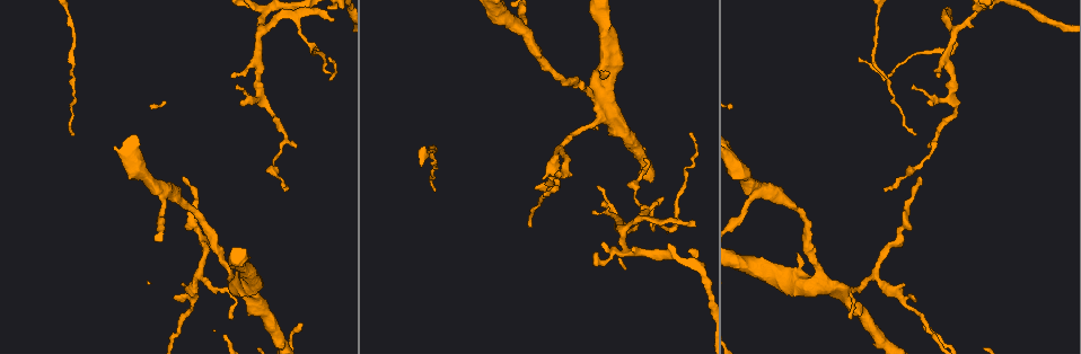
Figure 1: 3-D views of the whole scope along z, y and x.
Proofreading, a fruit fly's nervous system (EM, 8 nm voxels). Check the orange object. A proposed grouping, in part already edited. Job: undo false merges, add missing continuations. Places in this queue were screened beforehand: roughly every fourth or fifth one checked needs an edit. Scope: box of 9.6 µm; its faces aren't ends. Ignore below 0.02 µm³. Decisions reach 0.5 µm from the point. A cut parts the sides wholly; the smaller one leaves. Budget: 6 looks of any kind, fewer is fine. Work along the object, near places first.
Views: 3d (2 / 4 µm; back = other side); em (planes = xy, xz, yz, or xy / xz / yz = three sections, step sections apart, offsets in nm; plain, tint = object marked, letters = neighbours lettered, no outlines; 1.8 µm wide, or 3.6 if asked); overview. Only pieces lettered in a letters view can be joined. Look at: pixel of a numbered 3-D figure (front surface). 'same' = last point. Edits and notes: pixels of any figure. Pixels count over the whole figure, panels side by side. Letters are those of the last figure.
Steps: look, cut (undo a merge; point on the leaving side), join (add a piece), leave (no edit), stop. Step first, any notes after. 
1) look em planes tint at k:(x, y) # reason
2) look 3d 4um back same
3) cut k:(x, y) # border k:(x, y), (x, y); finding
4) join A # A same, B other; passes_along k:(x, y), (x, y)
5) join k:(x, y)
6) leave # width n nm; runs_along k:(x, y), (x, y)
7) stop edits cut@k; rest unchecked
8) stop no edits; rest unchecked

look 3d 4um back at 1:(913, 294) # free end

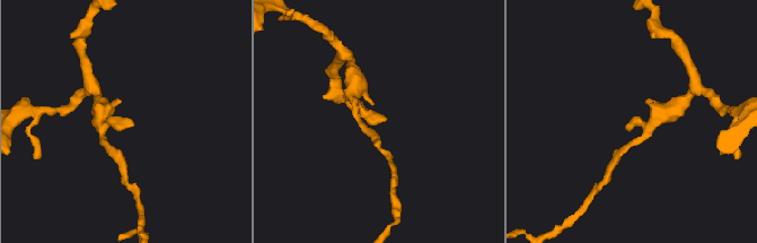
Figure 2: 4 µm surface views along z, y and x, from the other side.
look em planes letters at 2:(632, 122)

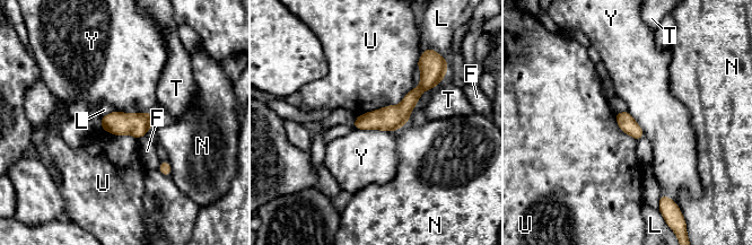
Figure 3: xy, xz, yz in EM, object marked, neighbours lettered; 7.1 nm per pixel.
leave # longest_contact U 460 nm; F other, L other, N other, T other, U other, Y other; no lettered piece goes on from it

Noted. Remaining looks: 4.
look em planes letters at 1:(695, 225)

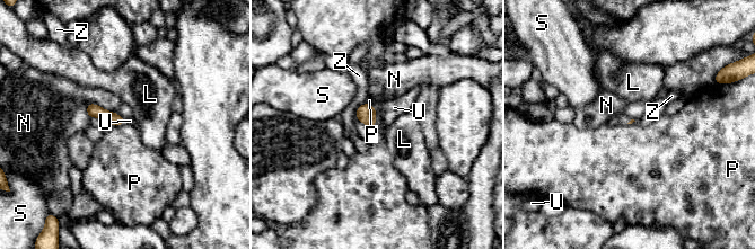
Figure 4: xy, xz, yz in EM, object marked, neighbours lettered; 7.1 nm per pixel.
join U # L other, N other, P other, S other, U same, Z other; the cell continues

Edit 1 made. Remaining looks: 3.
look overview # redraw

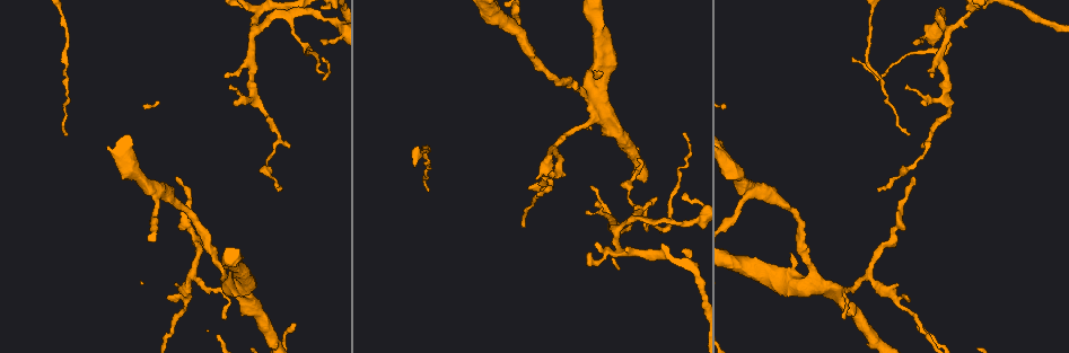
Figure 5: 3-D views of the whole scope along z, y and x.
look em planes letters at 5:(278, 190) # branch stops here

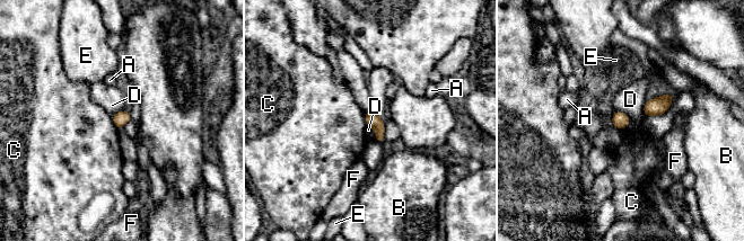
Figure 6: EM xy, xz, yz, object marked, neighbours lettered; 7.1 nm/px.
leave # A other, B other, C other, D other, E other, F other; border 6:(111, 116), (119, 131); no lettered piece goes on from it

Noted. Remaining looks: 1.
stop edits join@4; rest unchecked

